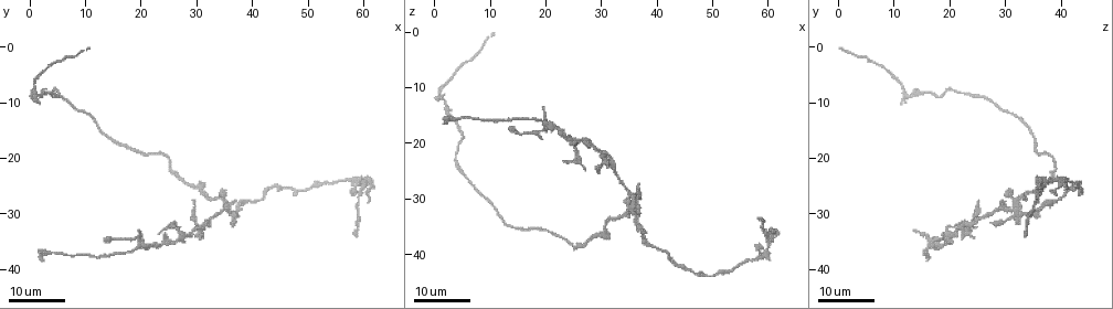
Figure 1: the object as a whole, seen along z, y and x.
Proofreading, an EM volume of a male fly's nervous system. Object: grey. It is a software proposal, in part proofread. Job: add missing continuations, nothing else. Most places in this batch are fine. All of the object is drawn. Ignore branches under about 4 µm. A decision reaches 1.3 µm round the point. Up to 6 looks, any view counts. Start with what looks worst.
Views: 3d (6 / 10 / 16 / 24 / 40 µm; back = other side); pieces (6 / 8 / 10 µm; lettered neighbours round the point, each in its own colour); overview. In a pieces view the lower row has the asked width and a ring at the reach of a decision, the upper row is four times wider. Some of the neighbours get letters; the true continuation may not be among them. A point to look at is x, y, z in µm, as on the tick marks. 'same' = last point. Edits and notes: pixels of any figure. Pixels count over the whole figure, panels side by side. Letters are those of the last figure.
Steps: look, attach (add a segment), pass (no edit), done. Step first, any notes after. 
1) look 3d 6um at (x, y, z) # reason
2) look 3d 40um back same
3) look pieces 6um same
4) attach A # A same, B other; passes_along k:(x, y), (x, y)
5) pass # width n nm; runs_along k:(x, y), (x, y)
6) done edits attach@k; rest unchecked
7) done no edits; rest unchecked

look 3d 24um at (19.5, 32.5, 13.5) # free end

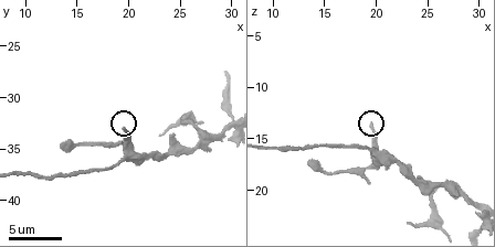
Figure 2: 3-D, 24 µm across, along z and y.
look pieces 6um at (19.4, 33.2, 13.8)

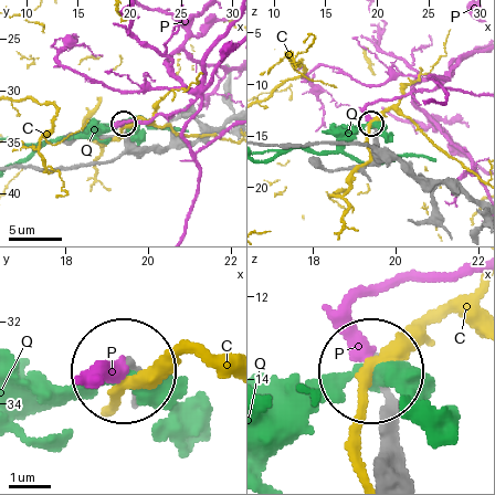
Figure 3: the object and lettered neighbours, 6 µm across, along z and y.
pass # width 210 nm; C other, P other, Q other; no lettered segment goes on from it

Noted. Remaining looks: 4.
look 3d 16um at (58.5, 33.5, 34.0) # long arm stops here

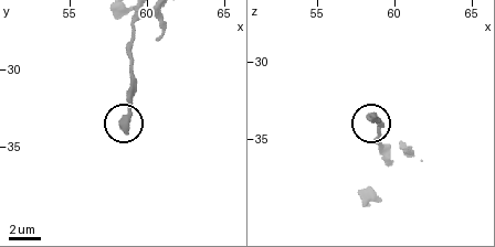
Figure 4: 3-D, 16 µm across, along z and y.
look pieces 8um at (58.6, 34.0, 33.6)

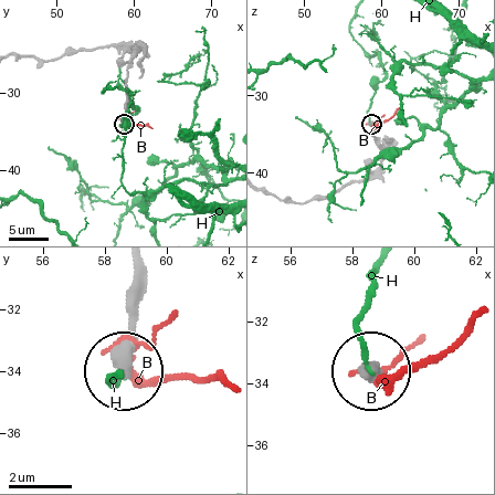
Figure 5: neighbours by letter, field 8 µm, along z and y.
pass # B other, H other; runs_along 5:(132, 265), (132, 345), (124, 366); none of them fits

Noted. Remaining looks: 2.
look 3d 16um at (29.5, 27.5, 25.0) # branch stops here

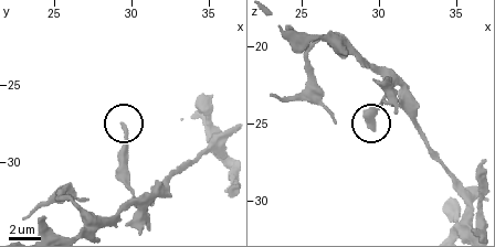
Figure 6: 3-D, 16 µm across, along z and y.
look pieces 10um same # what lies round it

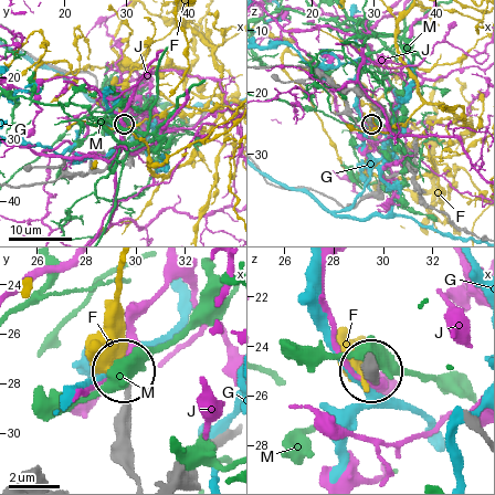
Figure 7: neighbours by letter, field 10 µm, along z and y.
pass # F other, G other, J other, M other; none of them fits

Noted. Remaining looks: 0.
done no edits; rest unchecked

